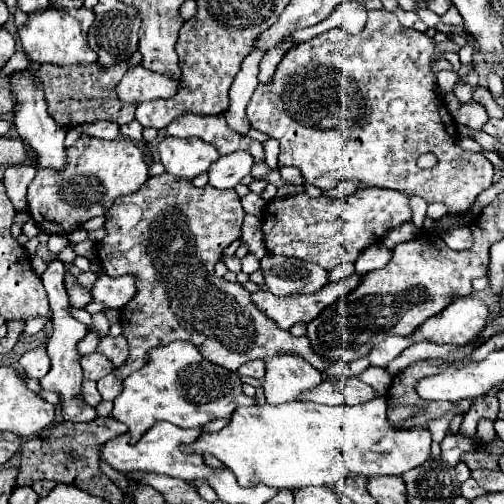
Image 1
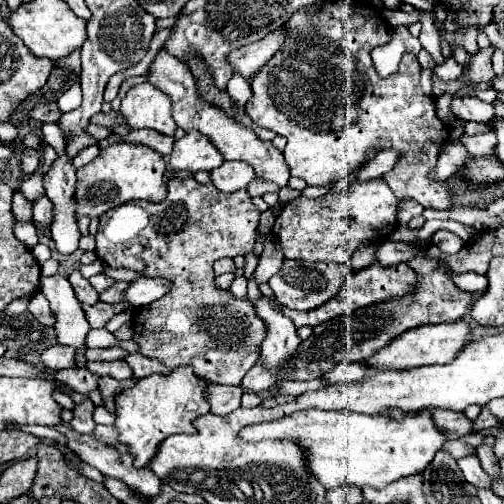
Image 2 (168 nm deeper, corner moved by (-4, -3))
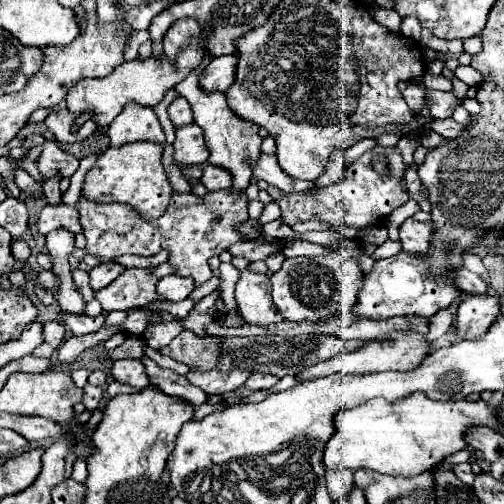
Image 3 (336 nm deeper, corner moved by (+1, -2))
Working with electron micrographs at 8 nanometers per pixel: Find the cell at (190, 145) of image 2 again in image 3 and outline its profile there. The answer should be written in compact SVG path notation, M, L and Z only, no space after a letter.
M194 123L184 125L176 131L176 141L174 141L174 159L180 167L188 167L188 165L202 165L210 151L204 143L204 135L200 131L200 127L196 127Z

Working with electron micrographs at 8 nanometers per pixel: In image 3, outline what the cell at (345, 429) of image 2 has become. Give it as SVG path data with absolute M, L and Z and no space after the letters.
M412 393L396 403L386 399L372 399L354 409L336 415L336 431L324 451L326 469L348 467L356 471L368 467L384 475L412 477L440 465L446 457L468 447L464 435L470 427L496 429L500 423L500 409L492 411L486 401L432 401L426 395Z

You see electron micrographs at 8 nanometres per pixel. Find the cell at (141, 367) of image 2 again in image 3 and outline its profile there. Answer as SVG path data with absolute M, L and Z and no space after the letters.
M144 357L142 363L146 363L146 373L148 373L150 381L156 383L162 393L178 397L192 407L198 407L208 399L208 395L204 391L200 391L198 387L192 387L192 383L188 383L188 379L184 379L182 375L176 375L174 371L168 371L168 369L160 369L148 357Z

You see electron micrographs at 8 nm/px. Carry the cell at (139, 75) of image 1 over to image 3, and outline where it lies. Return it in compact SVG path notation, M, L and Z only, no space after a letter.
M126 107L108 129L110 147L122 147L134 141L164 143L162 125L150 107Z

